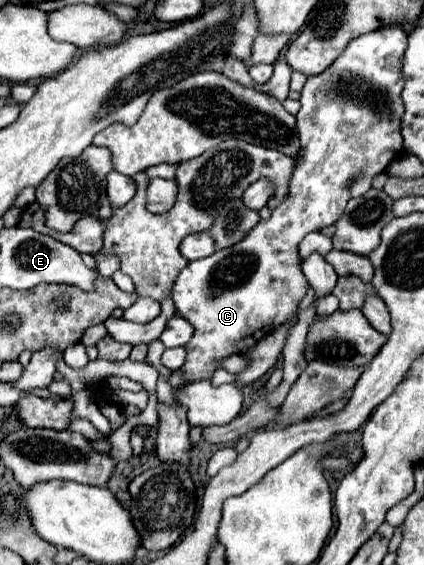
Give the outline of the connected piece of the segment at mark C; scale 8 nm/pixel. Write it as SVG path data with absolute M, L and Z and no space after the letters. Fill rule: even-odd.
M382 27L372 33L360 35L358 39L352 39L352 43L346 45L342 55L324 73L308 77L300 97L302 107L296 115L300 153L296 157L294 173L290 179L288 197L272 211L272 217L268 221L260 221L240 243L216 251L206 259L190 261L176 277L172 289L174 305L182 317L188 319L190 313L188 321L194 327L194 335L186 345L186 363L182 367L186 383L210 377L224 357L244 353L258 339L262 339L294 315L300 299L308 291L308 281L300 267L298 243L304 239L304 235L312 231L322 231L324 227L338 221L344 213L348 199L364 195L370 189L372 179L382 173L396 155L400 155L400 117L404 113L404 105L400 99L400 91L404 87L404 49L406 33L400 27Z

